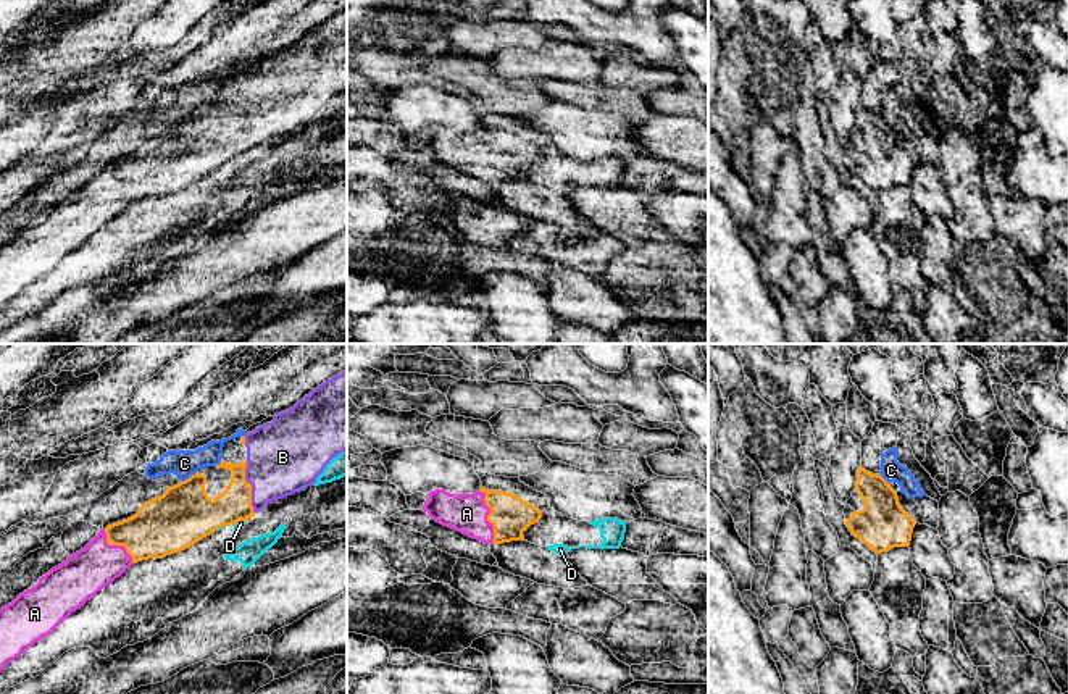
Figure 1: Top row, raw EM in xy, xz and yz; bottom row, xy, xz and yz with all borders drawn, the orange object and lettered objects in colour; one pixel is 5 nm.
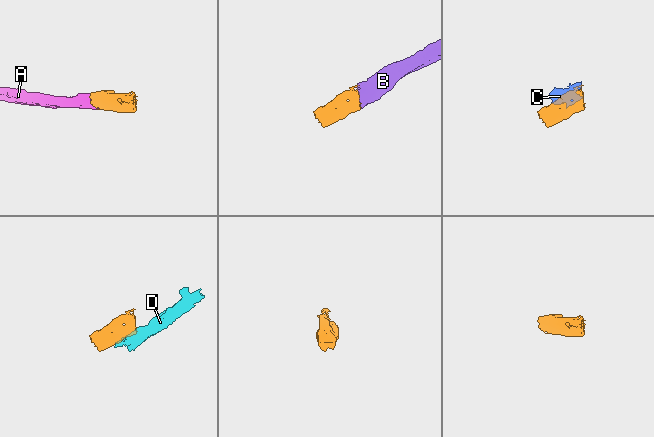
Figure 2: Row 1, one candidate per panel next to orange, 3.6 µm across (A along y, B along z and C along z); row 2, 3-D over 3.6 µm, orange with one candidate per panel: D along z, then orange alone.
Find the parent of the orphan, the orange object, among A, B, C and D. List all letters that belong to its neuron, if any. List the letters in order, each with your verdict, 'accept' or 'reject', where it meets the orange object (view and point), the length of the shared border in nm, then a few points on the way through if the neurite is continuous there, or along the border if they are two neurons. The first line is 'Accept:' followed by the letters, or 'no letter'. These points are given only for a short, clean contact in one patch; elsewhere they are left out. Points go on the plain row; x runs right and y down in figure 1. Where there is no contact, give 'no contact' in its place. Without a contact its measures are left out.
Accept: A, B
A: accept | xz (488, 155) | 280 nm | across xz (510, 154), (488, 155), (467, 152)
B: accept | xy (250, 126) | 260 nm
C: reject | xy (189, 117) | 100 nm | along xy (196, 110), (179, 120)
D: reject | xy (237, 160) | 70 nm | along xy (244, 158), (233, 163)

